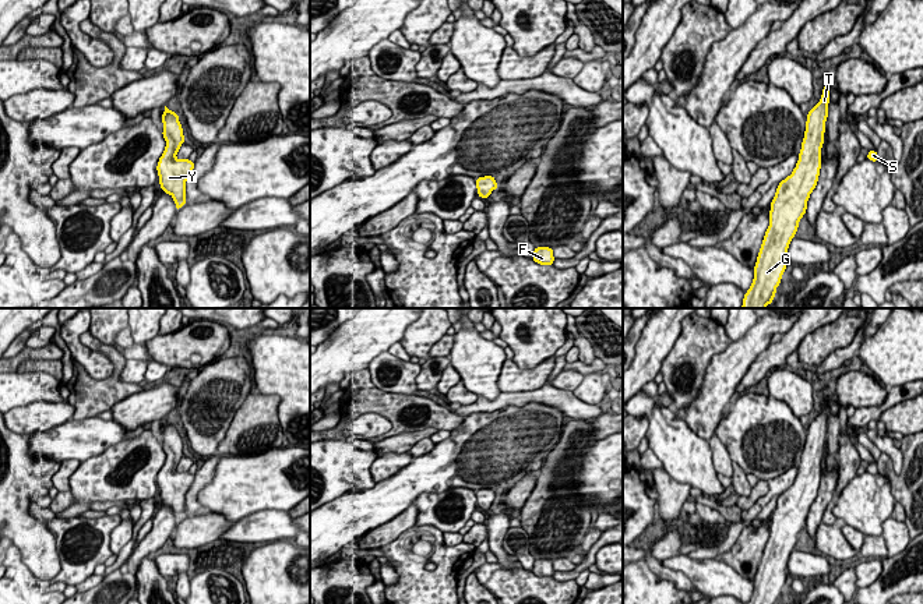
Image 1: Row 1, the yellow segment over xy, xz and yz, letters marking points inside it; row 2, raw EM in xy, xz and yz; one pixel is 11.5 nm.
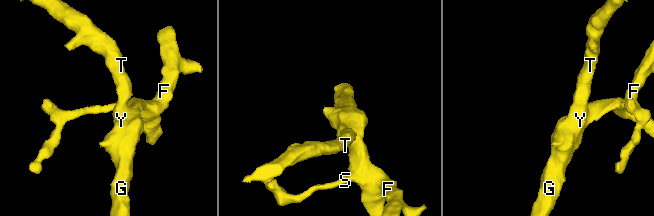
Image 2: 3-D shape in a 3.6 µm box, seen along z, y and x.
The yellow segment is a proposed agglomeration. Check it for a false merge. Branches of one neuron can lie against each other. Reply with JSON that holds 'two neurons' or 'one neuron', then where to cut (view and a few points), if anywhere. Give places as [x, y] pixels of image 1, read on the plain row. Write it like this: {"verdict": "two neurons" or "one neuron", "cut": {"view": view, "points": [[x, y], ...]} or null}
{"verdict": "one neuron", "cut": null}

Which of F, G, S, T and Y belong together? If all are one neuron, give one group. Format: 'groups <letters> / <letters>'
groups F G S T Y

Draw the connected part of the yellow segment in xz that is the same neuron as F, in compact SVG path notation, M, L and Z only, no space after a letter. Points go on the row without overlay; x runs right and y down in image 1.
M535 559L532 572L539 577L553 577L553 561L550 559Z

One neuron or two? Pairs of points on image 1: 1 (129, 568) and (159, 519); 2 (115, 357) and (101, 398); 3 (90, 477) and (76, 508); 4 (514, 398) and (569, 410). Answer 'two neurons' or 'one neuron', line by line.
1: one neuron
2: one neuron
3: one neuron
4: one neuron

